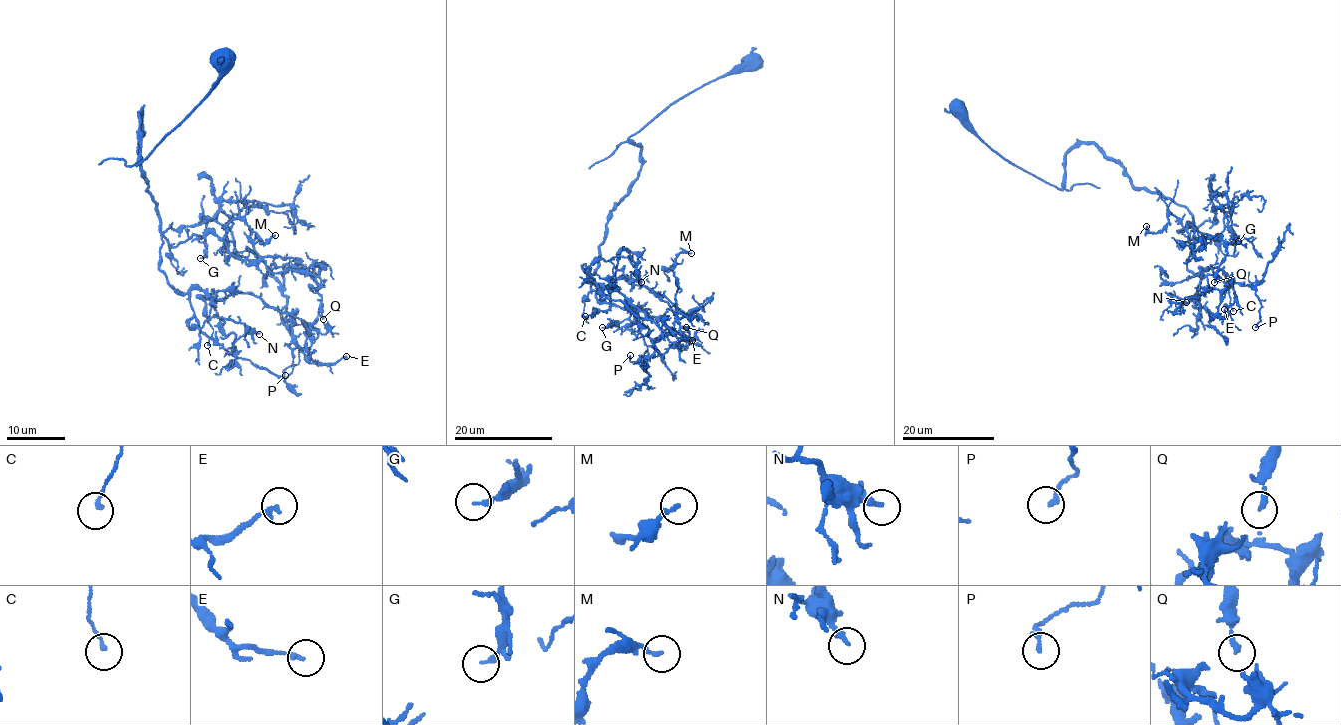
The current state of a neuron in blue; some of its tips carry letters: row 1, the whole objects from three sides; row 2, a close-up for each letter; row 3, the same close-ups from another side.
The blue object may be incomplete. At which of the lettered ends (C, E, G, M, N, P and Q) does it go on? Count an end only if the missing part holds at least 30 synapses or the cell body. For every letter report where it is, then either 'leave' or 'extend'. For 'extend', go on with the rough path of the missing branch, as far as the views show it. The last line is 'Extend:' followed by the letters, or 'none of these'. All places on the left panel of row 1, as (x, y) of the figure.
C: (207, 345) | leave
E: (346, 356) | leave
G: (200, 258) | leave
M: (275, 235) | leave
N: (259, 334) | leave
P: (285, 375) | leave
Q: (323, 319) | leave
Extend: none of these

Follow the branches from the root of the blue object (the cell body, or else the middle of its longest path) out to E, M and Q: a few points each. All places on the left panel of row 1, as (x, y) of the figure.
E: (218, 59), (136, 164), (139, 116), (161, 271), (178, 292), (251, 292), (302, 321), (316, 361), (346, 356)
M: (218, 59), (136, 164), (141, 111), (169, 245), (236, 218), (275, 235)
Q: (218, 59), (206, 95), (136, 164), (139, 116), (162, 234), (292, 258), (323, 319)

